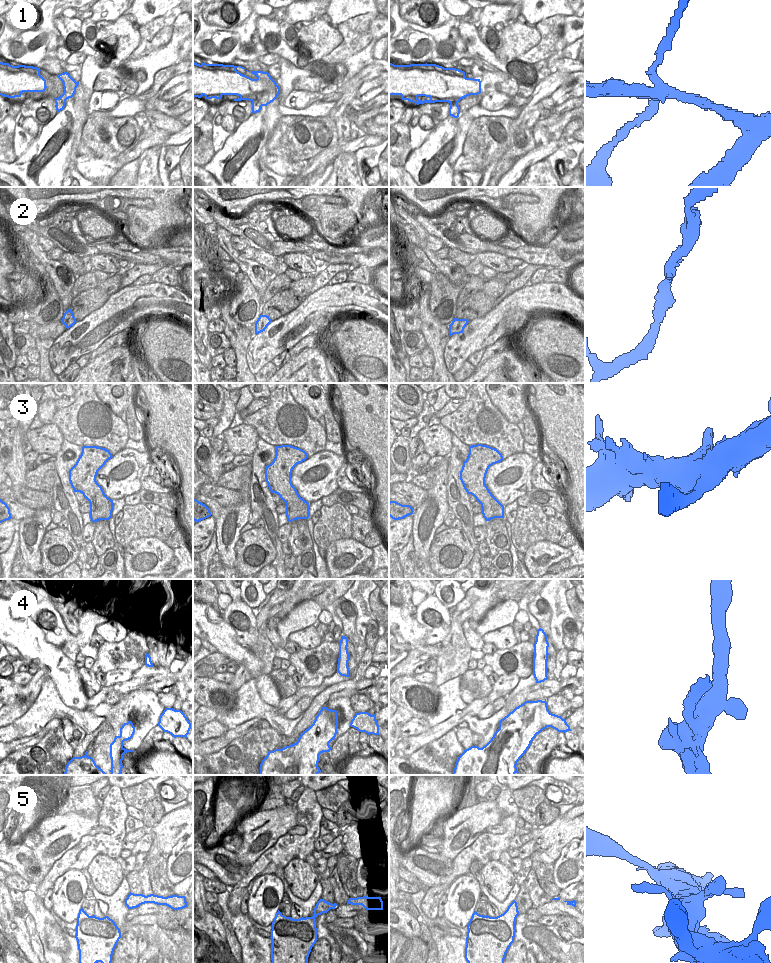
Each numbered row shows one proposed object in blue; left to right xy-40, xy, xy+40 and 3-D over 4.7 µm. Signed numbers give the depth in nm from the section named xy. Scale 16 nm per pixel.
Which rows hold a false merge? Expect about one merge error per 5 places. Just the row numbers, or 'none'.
1

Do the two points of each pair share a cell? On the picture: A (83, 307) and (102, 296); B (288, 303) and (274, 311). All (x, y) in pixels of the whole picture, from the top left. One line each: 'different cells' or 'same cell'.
A: same cell
B: same cell

